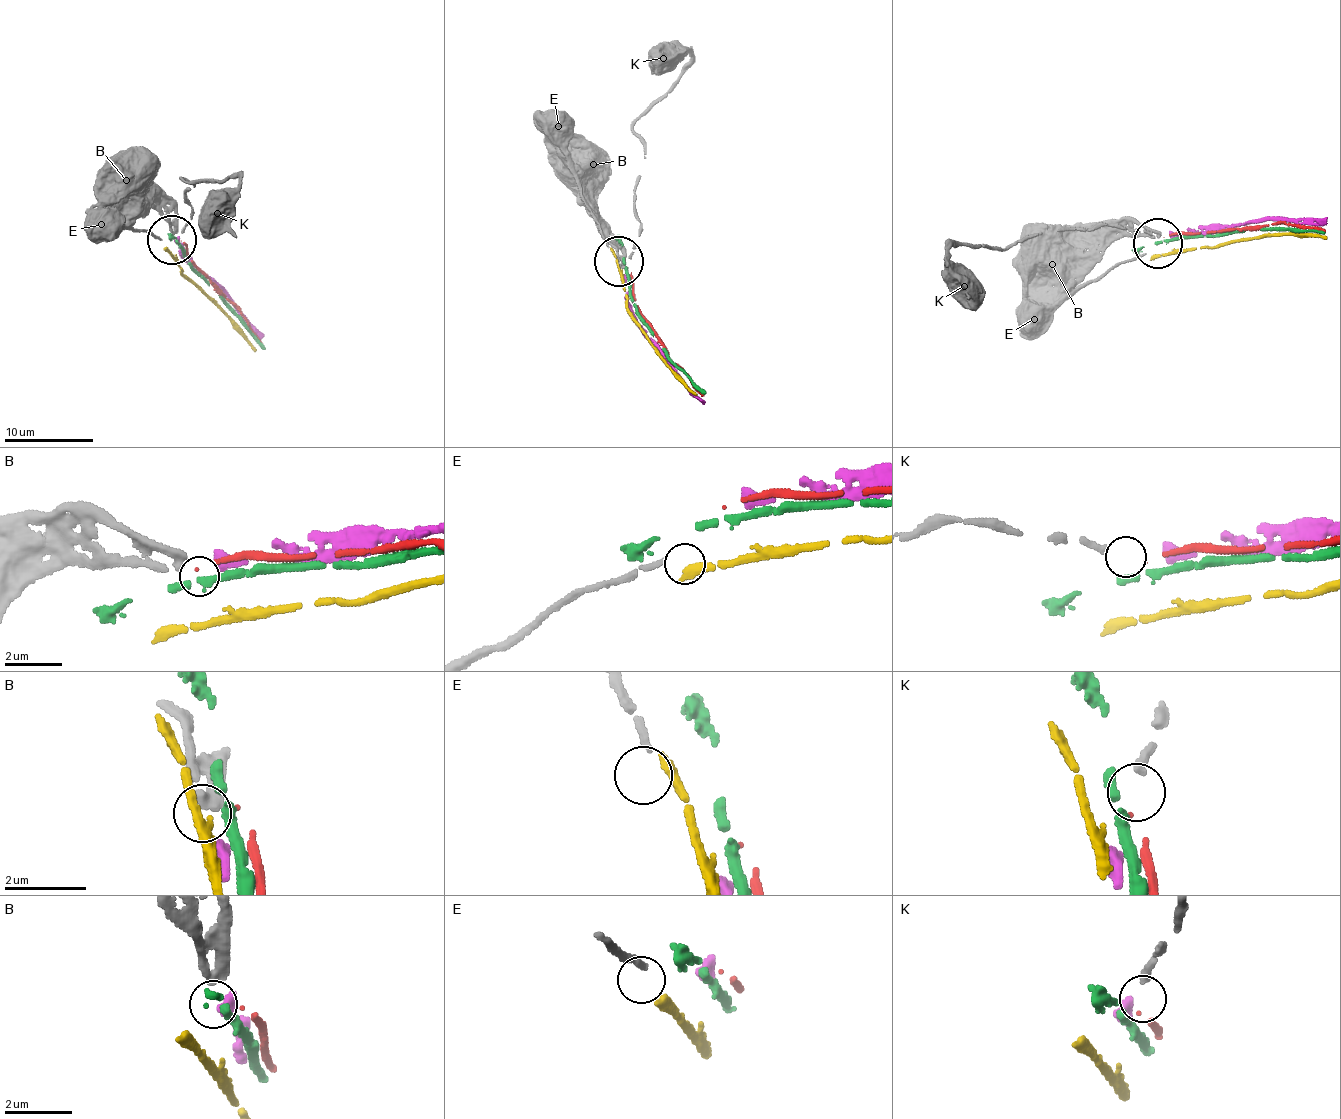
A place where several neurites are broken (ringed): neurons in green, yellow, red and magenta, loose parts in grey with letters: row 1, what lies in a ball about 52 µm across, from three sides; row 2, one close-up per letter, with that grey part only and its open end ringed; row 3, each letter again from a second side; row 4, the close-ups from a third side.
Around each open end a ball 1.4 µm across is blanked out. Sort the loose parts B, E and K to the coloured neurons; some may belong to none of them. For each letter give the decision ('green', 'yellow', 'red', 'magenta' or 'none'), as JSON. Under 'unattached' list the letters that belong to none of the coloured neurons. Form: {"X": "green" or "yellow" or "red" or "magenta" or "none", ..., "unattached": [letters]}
{"B": "magenta", "E": "none", "K": "red", "unattached": ["E"]}

